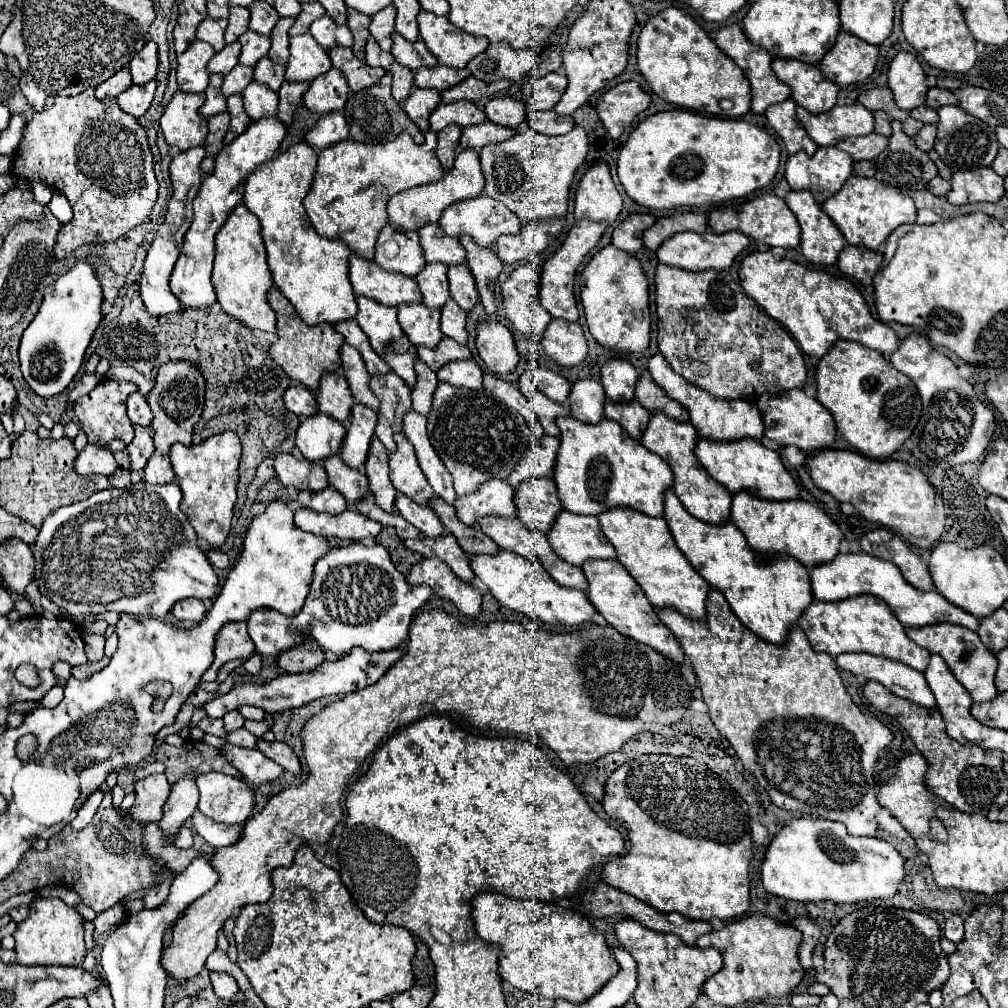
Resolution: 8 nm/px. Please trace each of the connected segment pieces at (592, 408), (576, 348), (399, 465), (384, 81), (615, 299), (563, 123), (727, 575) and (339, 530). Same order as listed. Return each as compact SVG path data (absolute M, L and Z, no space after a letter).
M593 378L577 380L569 392L569 404L571 404L571 414L577 420L585 424L599 422L605 404L605 392L601 382Z
M553 318L541 336L545 352L561 366L577 366L587 356L587 340L579 322Z
M397 432L395 436L397 450L389 454L389 472L391 482L397 488L397 492L413 498L417 504L425 506L429 498L433 498L433 488L429 486L425 474L419 468L415 450L411 442L405 438L403 432Z
M389 72L377 84L369 86L365 90L359 90L359 92L351 92L347 98L347 104L343 108L343 114L349 122L351 136L359 142L365 142L365 144L385 144L385 142L391 142L401 132L407 132L413 138L413 142L417 142L417 144L421 144L425 140L425 136L417 128L417 124L409 120L409 116L401 108L401 104L393 98Z
M611 244L601 248L581 272L581 304L589 332L601 346L617 352L643 352L649 346L649 282L635 256Z
M554 110L530 111L527 114L527 120L533 130L547 134L547 136L567 134L575 126L571 116L559 116Z
M673 490L665 492L663 506L663 518L667 520L675 544L691 562L691 566L711 586L723 592L735 616L751 632L757 632L757 636L767 642L783 644L789 624L795 624L809 600L813 600L809 570L789 554L775 554L775 558L769 558L769 554L763 552L757 554L753 548L749 548L745 536L733 522L717 526L697 520L681 506Z
M299 508L295 512L295 522L305 532L319 534L325 538L335 536L351 542L363 538L375 538L383 528L375 520L369 520L355 510L345 510L337 516L331 516L327 512L313 512L309 508Z

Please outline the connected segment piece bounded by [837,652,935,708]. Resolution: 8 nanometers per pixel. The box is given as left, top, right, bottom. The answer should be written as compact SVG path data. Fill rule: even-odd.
M857 652L837 656L837 666L851 674L861 674L867 680L881 682L899 698L907 698L925 708L935 708L933 692L929 690L923 672L903 662L887 660L883 656L871 656L867 652Z

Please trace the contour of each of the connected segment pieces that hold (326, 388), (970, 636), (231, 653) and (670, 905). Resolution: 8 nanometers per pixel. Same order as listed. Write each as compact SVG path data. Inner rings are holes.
M341 370L323 374L321 386L319 386L319 392L317 392L317 404L319 404L321 412L325 412L331 418L347 424L355 400L351 396L349 384L347 384Z
M941 622L941 624L921 626L921 628L905 628L905 634L915 644L923 646L925 650L929 650L931 654L939 654L947 662L947 666L955 674L955 678L971 694L973 702L987 702L987 700L993 700L997 696L997 688L995 688L997 658L989 650L985 650L983 642L979 640L979 636L973 630Z
M227 622L215 636L215 660L213 666L201 676L201 682L211 682L217 676L217 670L235 658L249 658L255 650L253 640L247 634L245 622Z
M645 754L617 768L601 800L603 810L627 830L629 850L603 866L603 880L669 914L679 912L691 920L733 920L749 908L749 860L753 842L749 836L749 812L745 800L719 778L707 764L689 756Z

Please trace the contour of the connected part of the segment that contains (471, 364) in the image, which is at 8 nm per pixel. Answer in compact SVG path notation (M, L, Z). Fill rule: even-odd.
M473 358L455 360L455 362L445 364L437 372L437 378L441 382L449 382L449 384L455 384L455 386L465 386L469 390L477 390L477 388L483 386L483 372Z

